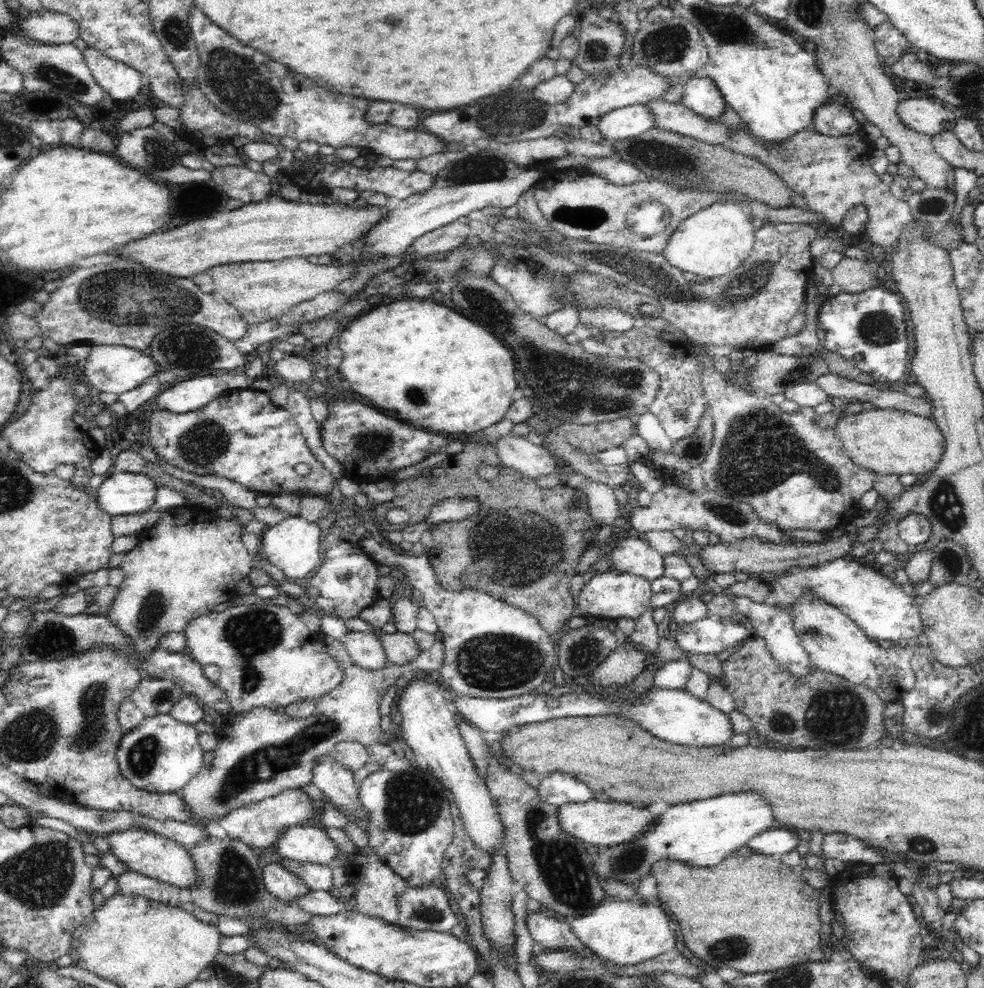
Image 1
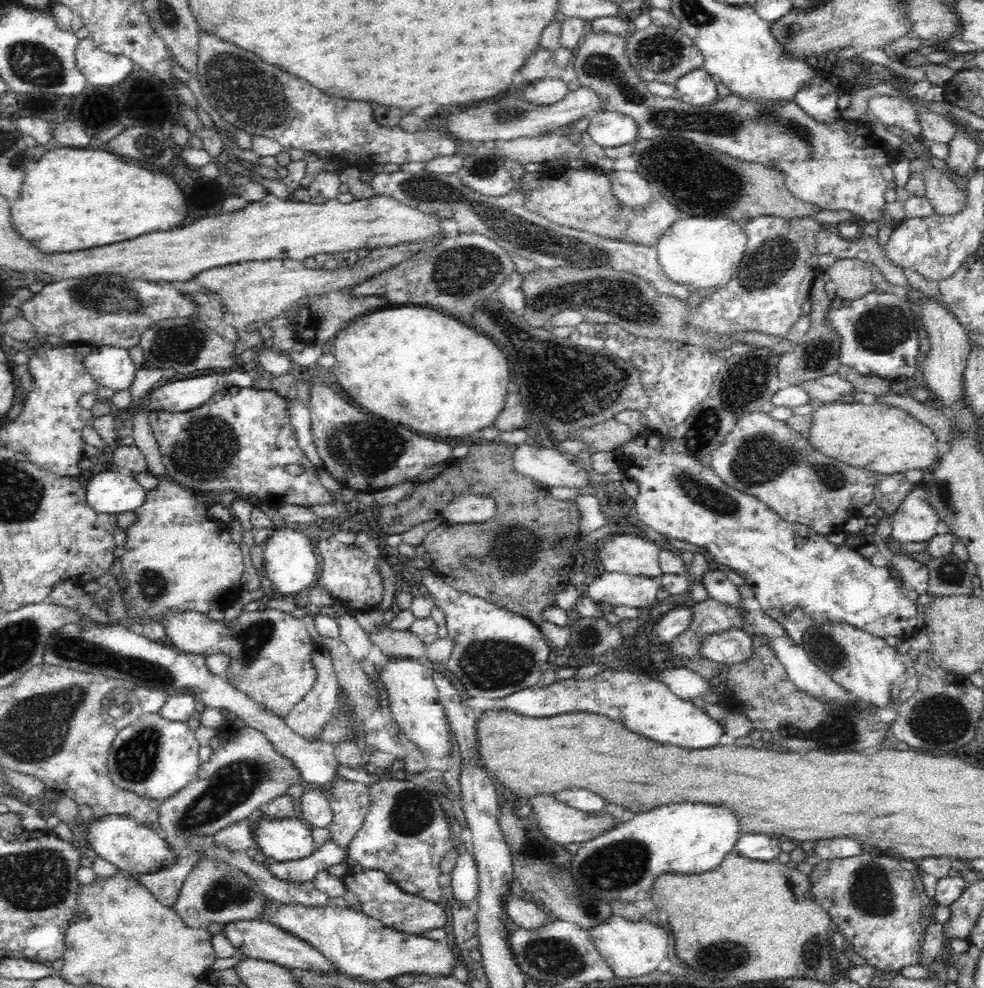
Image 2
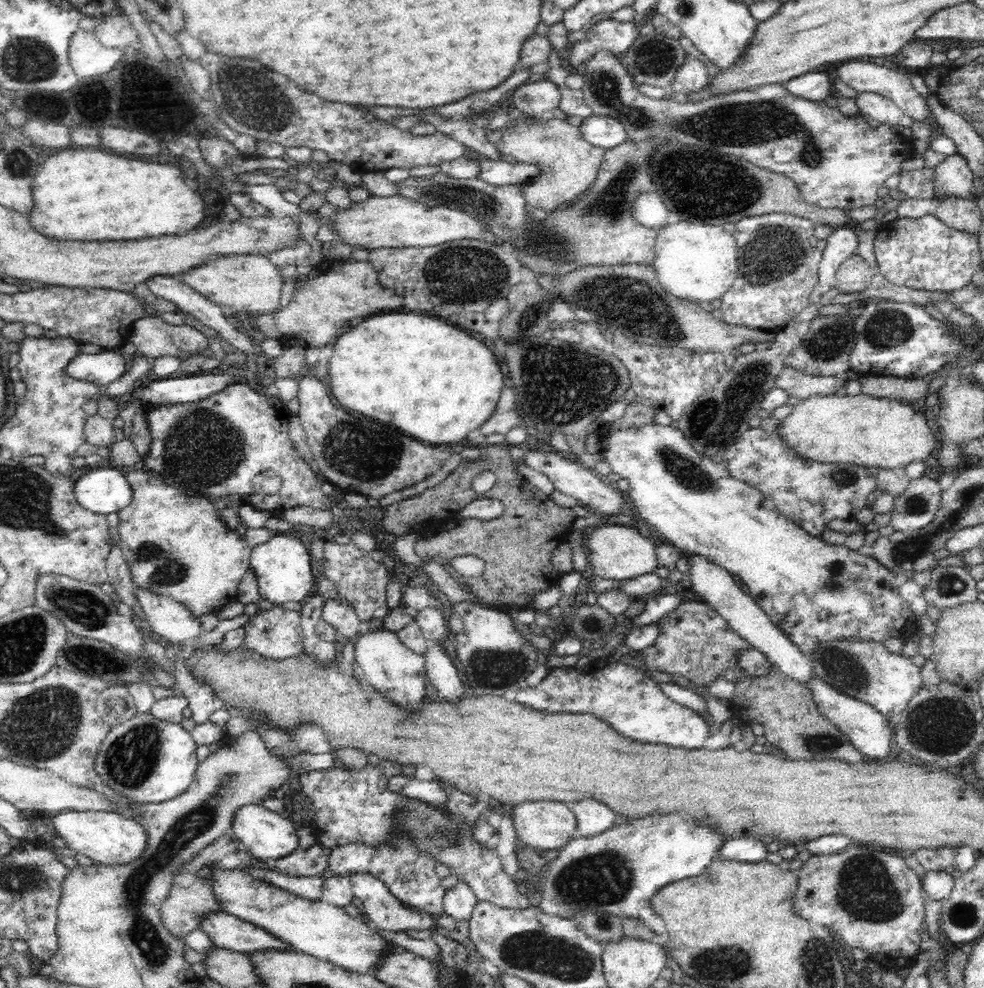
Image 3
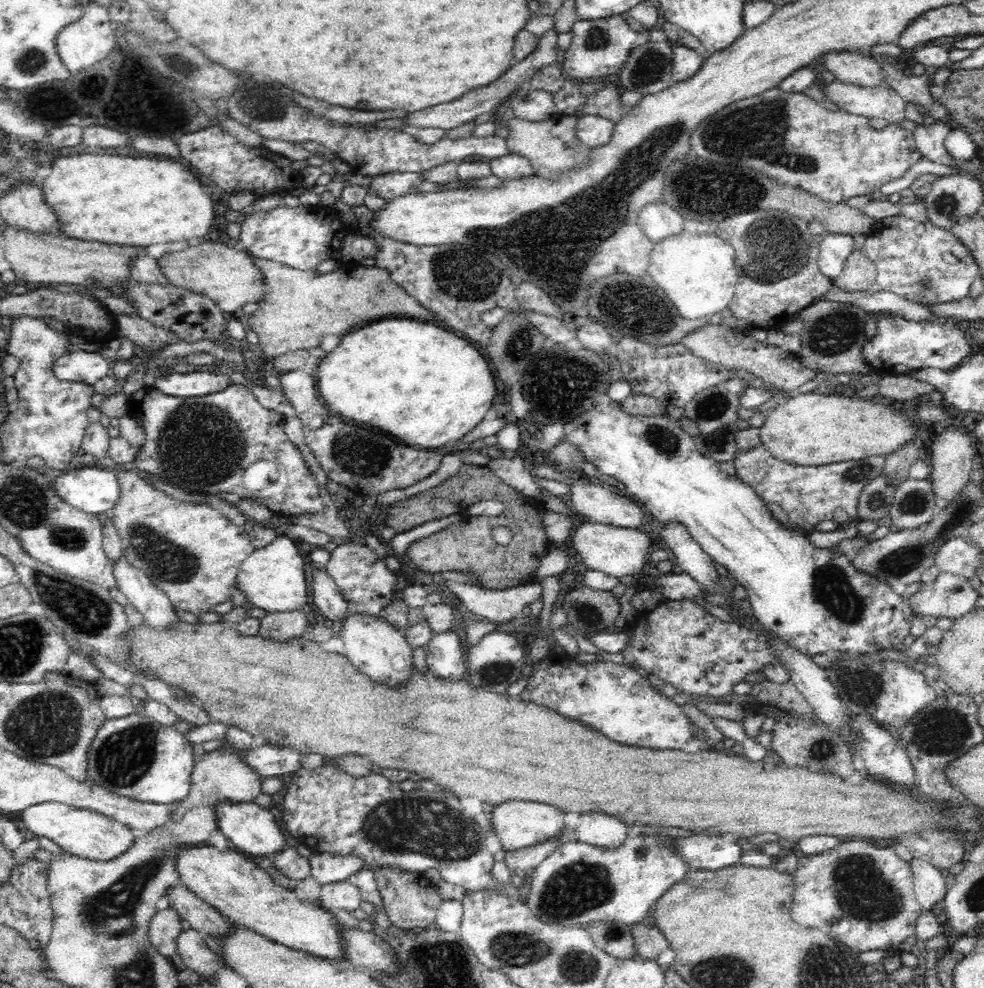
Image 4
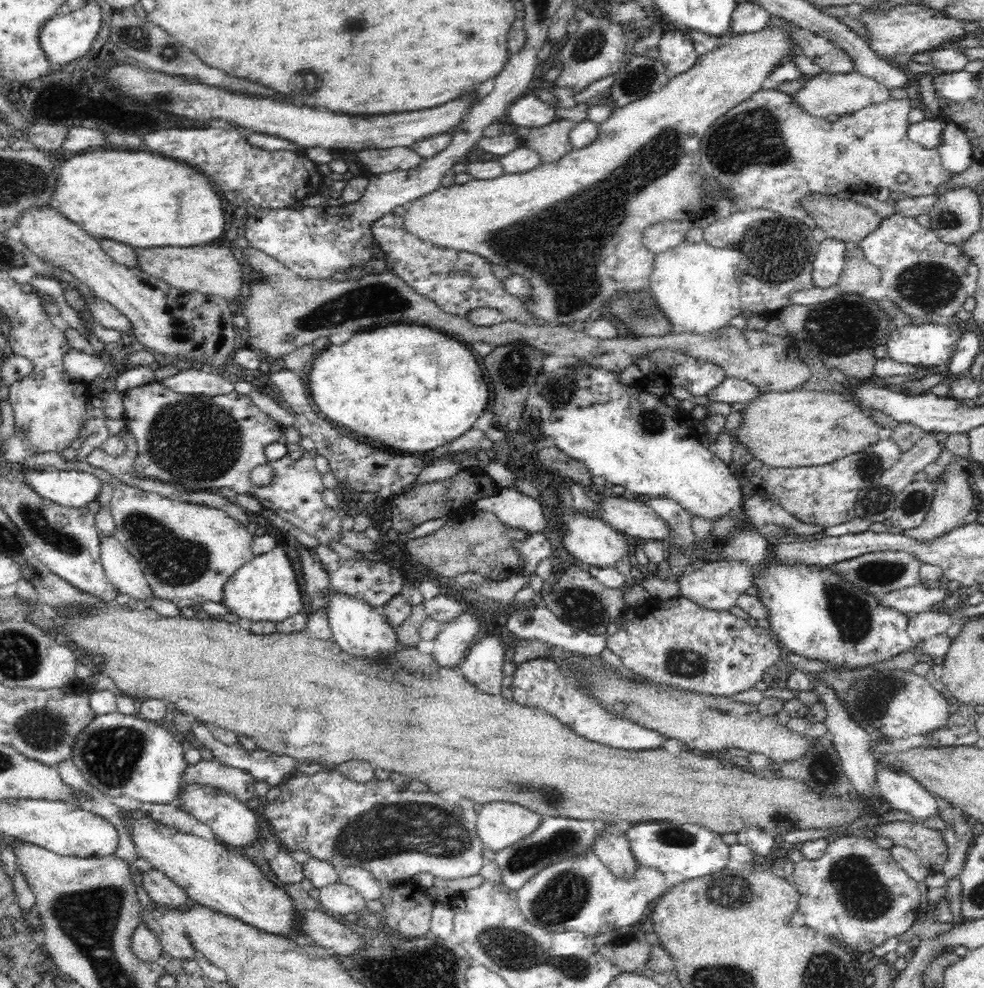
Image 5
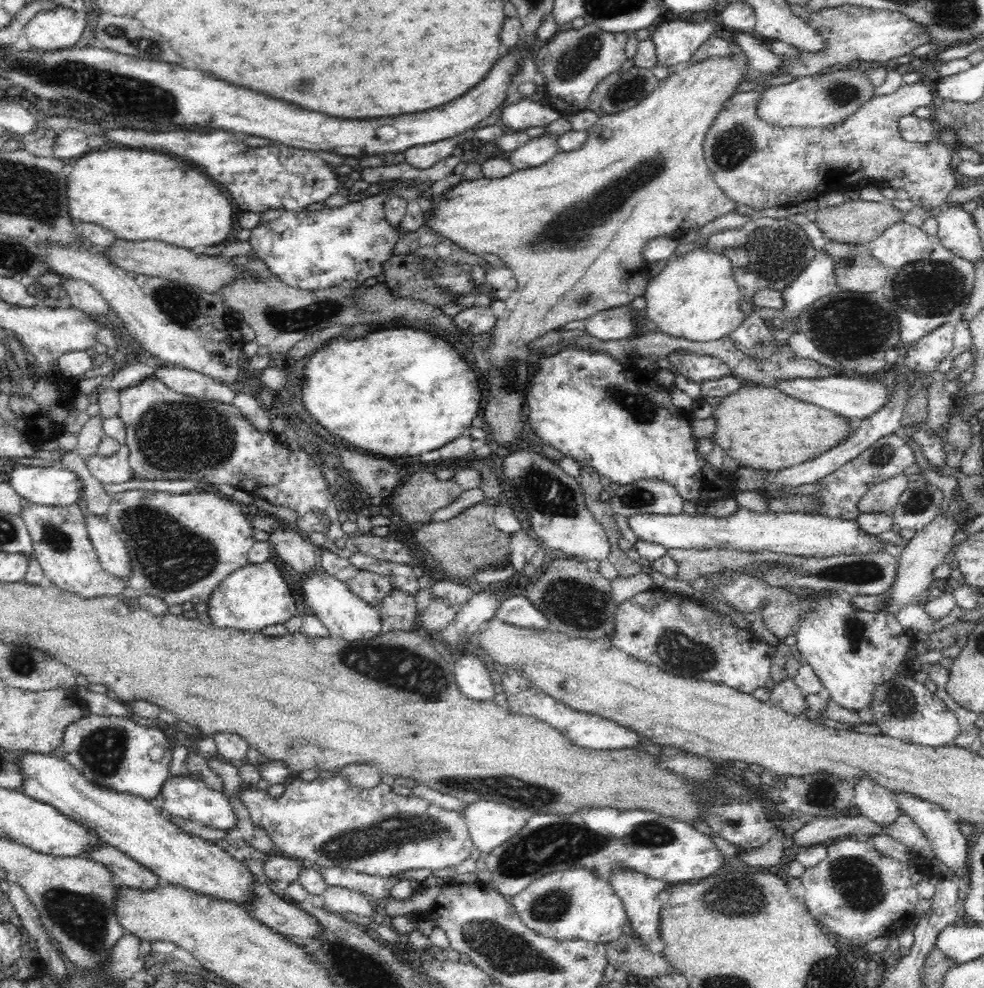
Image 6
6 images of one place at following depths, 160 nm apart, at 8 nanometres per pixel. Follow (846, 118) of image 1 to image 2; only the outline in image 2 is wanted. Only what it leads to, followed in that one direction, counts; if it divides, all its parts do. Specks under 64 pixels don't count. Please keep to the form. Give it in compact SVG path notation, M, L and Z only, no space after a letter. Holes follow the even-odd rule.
M826 80L820 84L807 84L796 93L795 101L820 123L831 123L844 119L838 108L838 98L841 94L837 86Z

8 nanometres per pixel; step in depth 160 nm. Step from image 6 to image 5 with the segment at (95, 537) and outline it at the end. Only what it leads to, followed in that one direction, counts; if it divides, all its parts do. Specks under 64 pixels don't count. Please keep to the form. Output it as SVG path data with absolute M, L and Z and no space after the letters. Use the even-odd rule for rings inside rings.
M115 536L101 537L100 556L105 575L120 591L140 602L154 597L138 561Z

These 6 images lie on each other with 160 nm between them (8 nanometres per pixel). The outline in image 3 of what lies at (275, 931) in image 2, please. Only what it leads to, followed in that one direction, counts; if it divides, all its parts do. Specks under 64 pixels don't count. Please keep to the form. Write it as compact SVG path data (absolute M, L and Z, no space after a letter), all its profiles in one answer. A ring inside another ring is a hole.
M225 911L202 915L200 929L208 934L214 947L227 948L246 955L259 950L289 951L293 949L263 928L240 920L237 916L227 914Z

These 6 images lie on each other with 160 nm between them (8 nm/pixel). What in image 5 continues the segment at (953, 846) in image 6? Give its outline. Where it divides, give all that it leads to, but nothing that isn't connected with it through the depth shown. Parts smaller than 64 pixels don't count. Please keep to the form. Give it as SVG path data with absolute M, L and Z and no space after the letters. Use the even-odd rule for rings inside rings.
M878 761L874 787L892 809L902 810L912 818L938 818L936 797L903 770L886 769Z

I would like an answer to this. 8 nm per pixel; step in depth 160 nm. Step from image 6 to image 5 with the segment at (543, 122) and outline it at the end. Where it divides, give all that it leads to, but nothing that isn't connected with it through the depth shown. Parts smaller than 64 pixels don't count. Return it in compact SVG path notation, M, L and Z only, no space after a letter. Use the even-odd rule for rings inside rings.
M528 91L511 104L506 113L515 126L538 128L558 119L555 107Z

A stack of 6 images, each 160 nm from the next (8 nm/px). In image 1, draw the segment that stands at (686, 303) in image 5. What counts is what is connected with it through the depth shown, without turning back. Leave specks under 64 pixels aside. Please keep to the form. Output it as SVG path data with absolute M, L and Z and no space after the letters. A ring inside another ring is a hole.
M715 203L686 218L670 235L663 257L682 273L712 279L732 273L753 249L755 232L752 216L738 203Z

